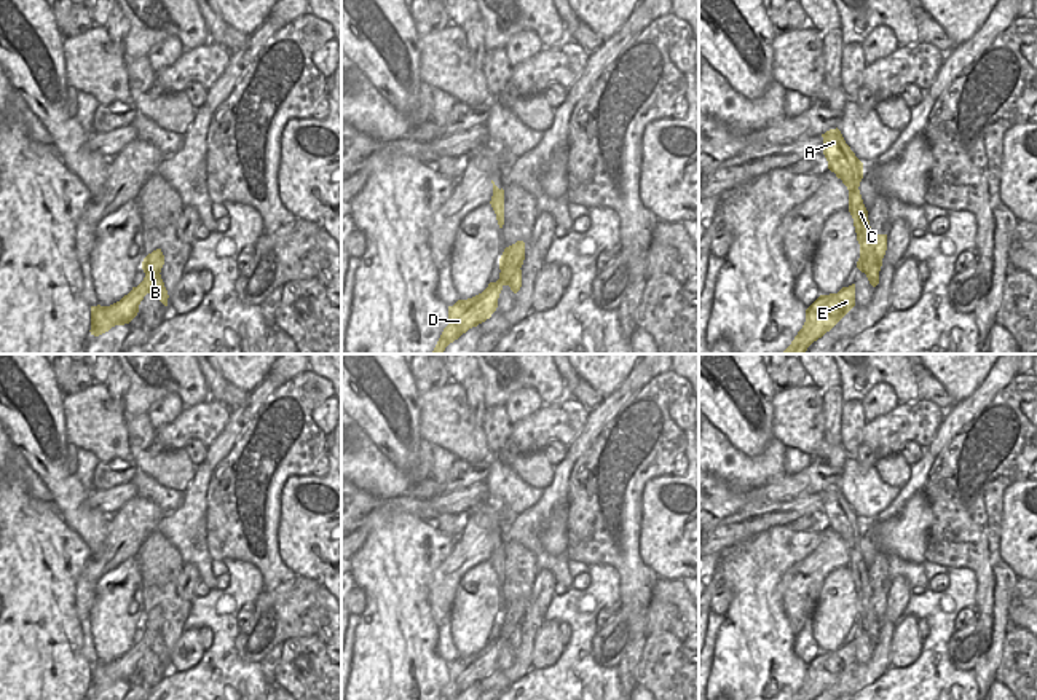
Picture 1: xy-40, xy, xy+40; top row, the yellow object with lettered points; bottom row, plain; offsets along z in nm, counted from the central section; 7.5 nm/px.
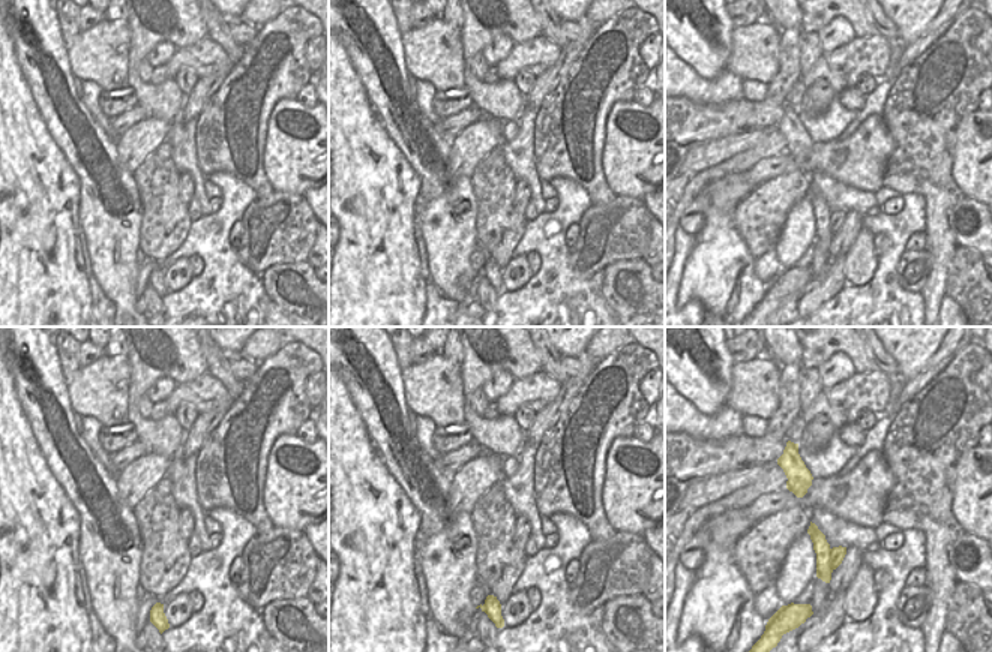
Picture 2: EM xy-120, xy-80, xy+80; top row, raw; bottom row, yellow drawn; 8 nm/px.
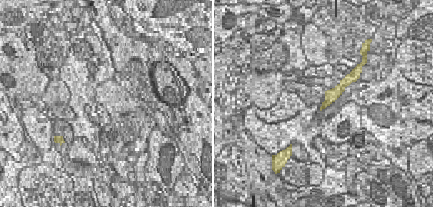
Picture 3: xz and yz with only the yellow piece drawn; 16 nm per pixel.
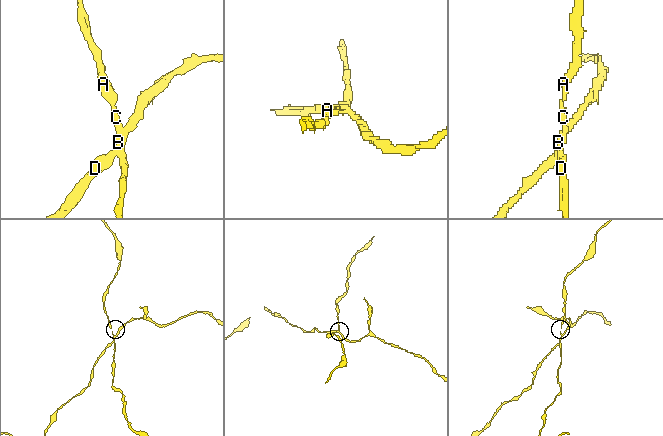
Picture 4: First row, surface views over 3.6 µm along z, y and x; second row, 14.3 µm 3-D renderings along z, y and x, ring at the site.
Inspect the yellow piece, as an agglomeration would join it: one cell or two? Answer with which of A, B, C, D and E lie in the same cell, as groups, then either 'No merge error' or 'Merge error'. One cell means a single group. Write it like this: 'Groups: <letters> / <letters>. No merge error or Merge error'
Groups: A C / B D E. Merge error.

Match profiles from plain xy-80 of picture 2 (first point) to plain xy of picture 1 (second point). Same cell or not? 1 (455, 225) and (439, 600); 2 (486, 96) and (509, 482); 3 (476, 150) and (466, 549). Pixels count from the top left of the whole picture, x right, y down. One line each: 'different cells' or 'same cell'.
1: different cells
2: different cells
3: same cell

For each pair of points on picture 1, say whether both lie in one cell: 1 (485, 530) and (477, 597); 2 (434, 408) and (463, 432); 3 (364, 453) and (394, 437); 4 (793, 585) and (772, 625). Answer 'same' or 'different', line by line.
1: different
2: same
3: different
4: different

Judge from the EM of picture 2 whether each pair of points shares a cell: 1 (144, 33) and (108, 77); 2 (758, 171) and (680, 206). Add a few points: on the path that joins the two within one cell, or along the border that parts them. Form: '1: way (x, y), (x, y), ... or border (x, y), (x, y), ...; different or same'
1: border (126, 23), (131, 36), (128, 45), (129, 86); different
2: border (776, 155), (757, 161), (742, 173); different

